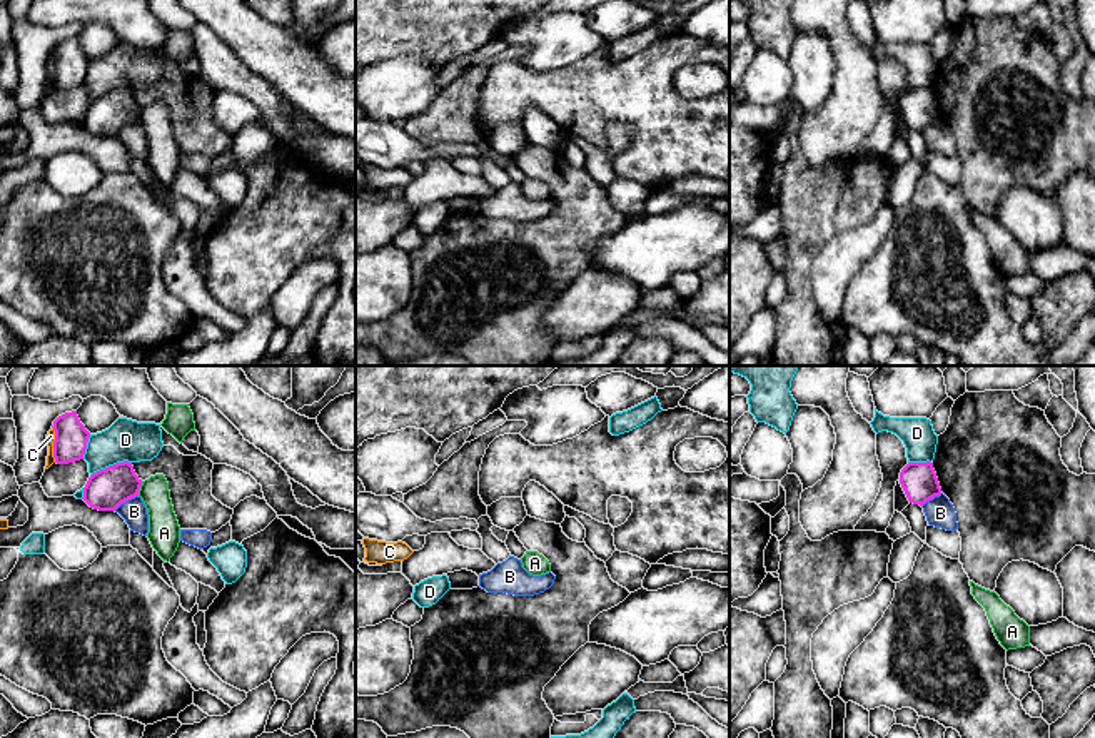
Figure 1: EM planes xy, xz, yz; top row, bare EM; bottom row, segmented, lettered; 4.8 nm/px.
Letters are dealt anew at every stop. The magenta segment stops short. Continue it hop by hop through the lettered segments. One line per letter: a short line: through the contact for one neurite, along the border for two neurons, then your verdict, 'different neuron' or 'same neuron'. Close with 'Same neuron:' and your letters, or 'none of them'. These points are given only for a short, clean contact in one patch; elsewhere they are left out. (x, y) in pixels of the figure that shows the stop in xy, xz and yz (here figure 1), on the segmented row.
A: different neuron
B: line xy (137, 495), (122, 501), (114, 510); different neuron
C: different neuron
D: different neuron
Same neuron: none of them

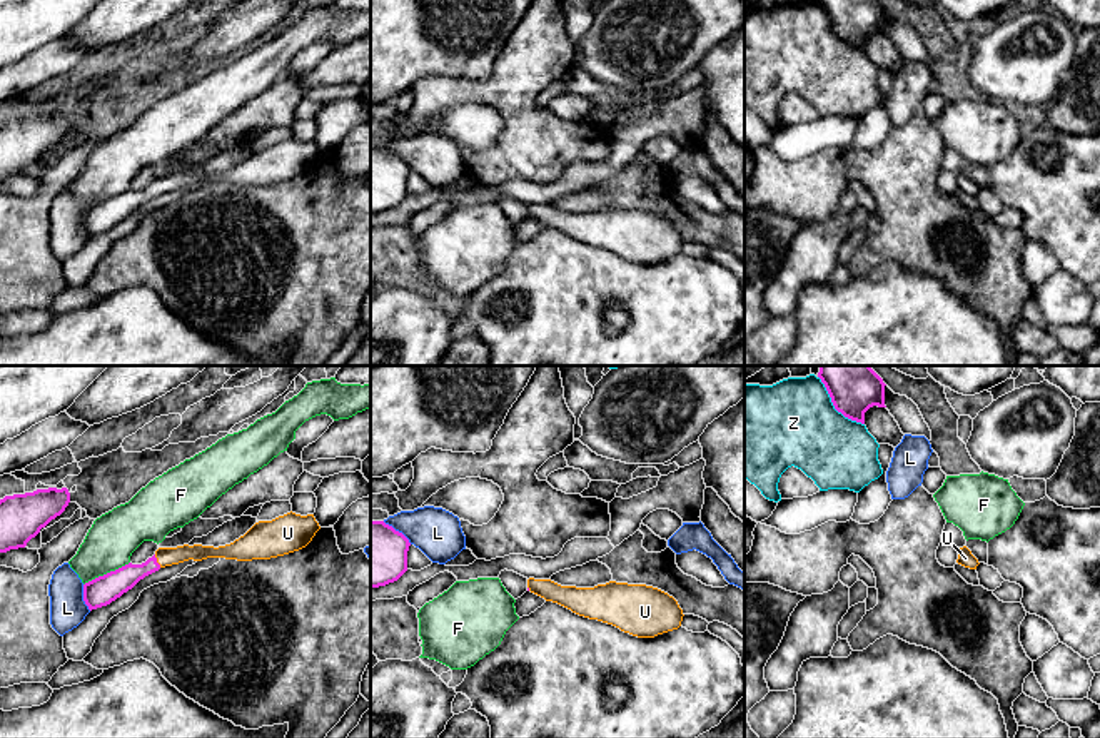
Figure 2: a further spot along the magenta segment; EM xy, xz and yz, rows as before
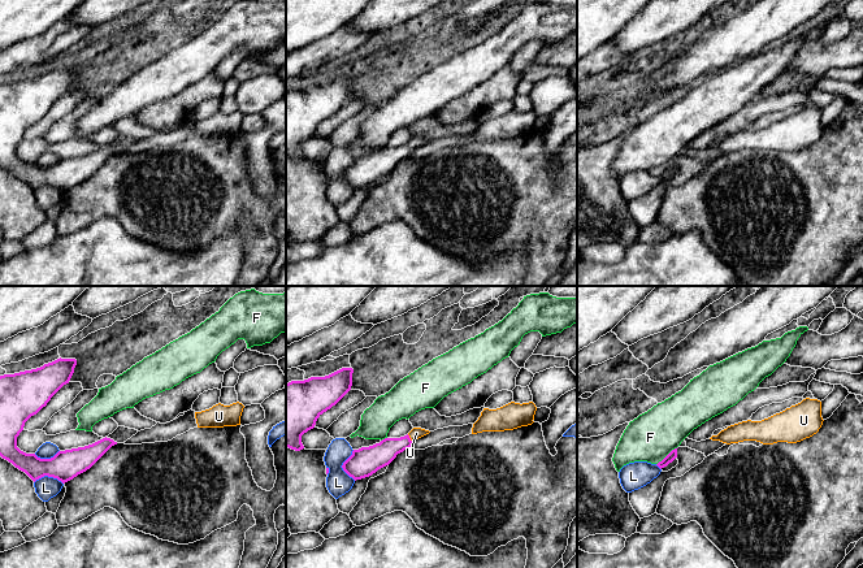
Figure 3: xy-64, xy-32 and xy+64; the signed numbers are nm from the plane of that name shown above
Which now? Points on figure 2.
F: line xy (129, 561), (84, 585); different neuron
L: different neuron
U: line xy (112, 585), (156, 561), (166, 556); same neuron
Z: different neuron
Same neuron: U

